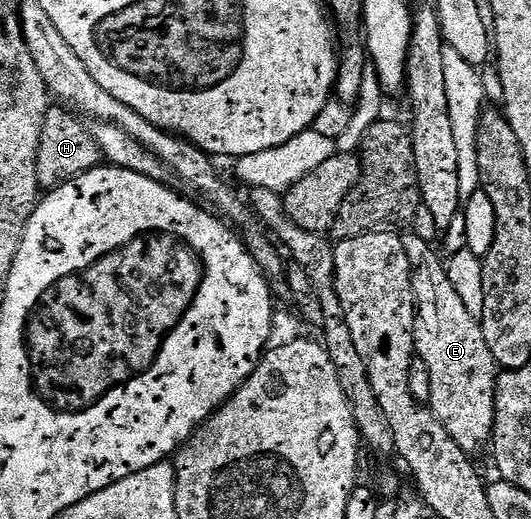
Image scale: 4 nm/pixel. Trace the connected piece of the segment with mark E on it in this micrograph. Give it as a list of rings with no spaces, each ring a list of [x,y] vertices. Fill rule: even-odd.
[[[414,232],[402,235],[415,293],[415,352],[429,368],[430,407],[466,454],[475,456],[495,432],[495,389],[501,370],[485,344],[482,321],[461,300],[449,281],[444,259],[432,243]]]

